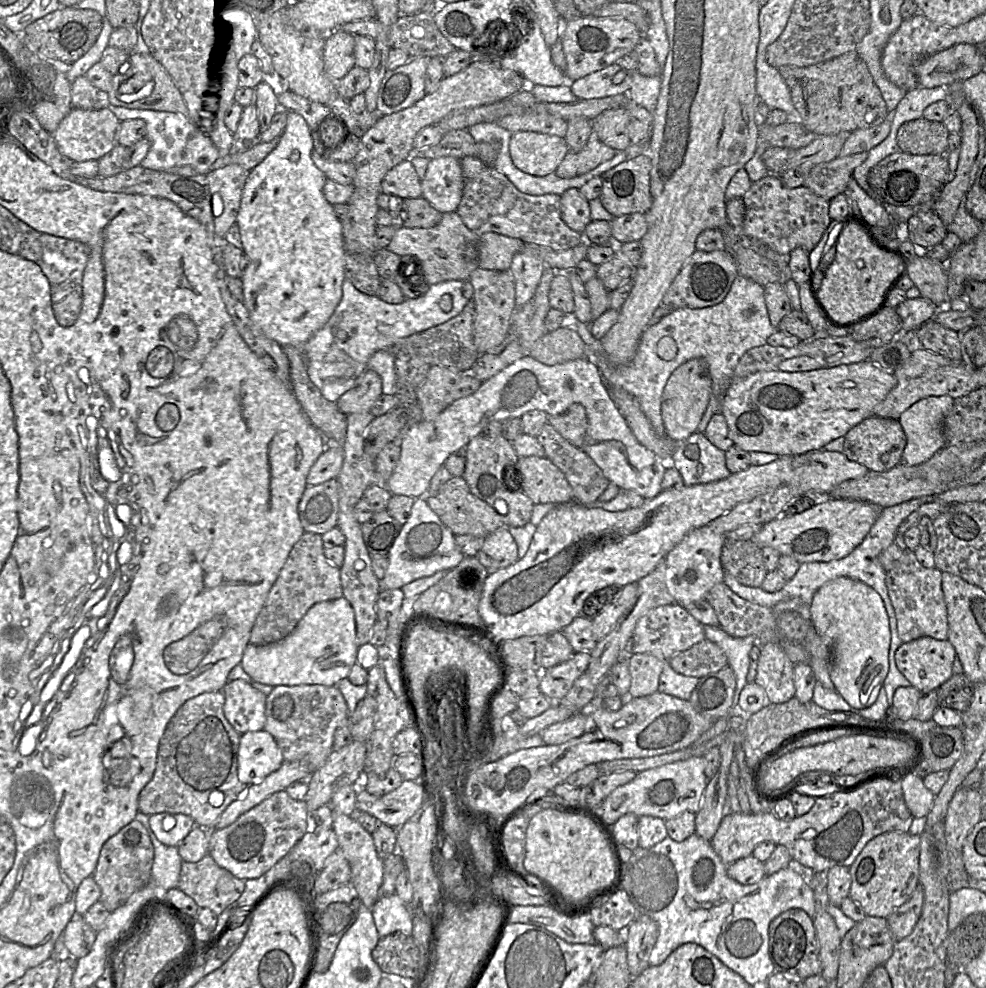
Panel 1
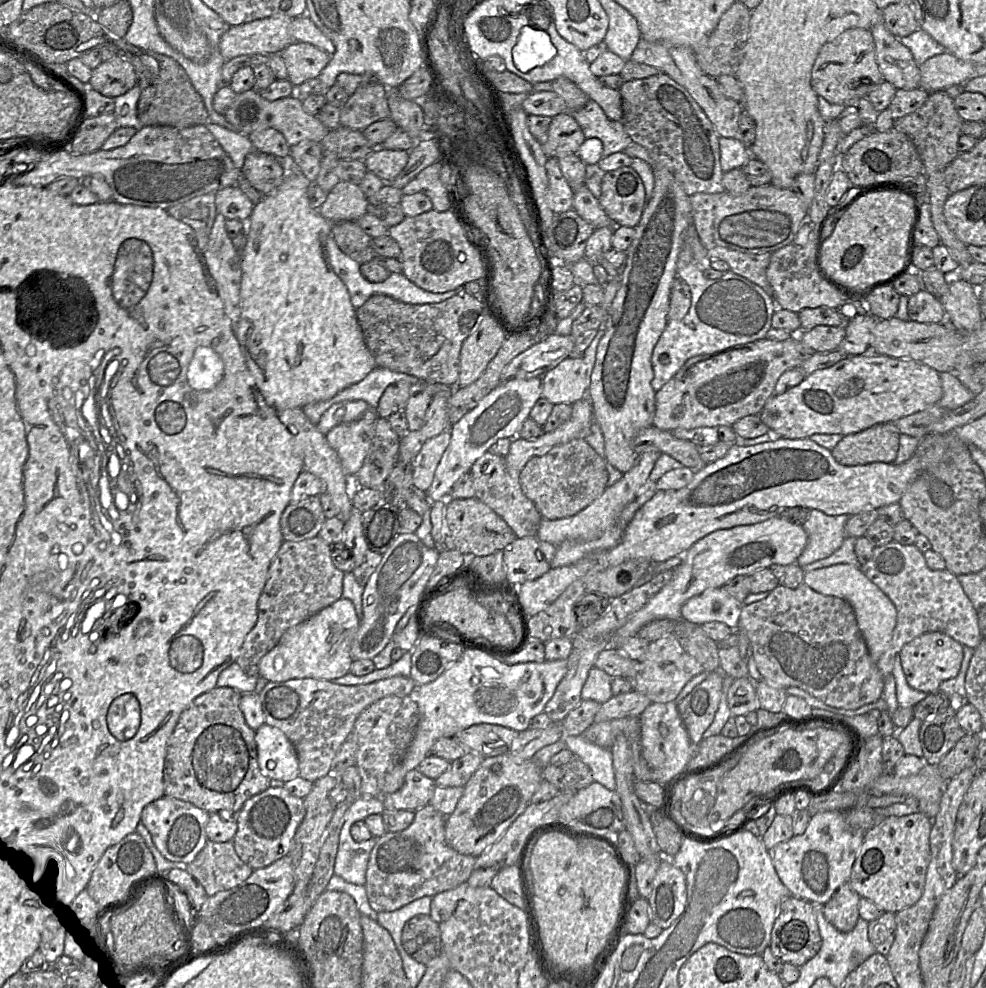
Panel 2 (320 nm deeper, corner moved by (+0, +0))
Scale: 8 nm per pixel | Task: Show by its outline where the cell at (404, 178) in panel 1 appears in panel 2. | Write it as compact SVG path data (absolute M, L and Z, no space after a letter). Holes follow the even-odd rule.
M382 147L373 151L364 159L368 171L374 173L385 183L391 182L406 166L409 159L406 150L389 150Z

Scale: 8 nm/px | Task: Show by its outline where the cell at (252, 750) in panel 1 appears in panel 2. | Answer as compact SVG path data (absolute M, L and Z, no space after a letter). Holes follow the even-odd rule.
M263 724L255 731L258 766L272 782L288 782L299 776L296 750L277 727Z

